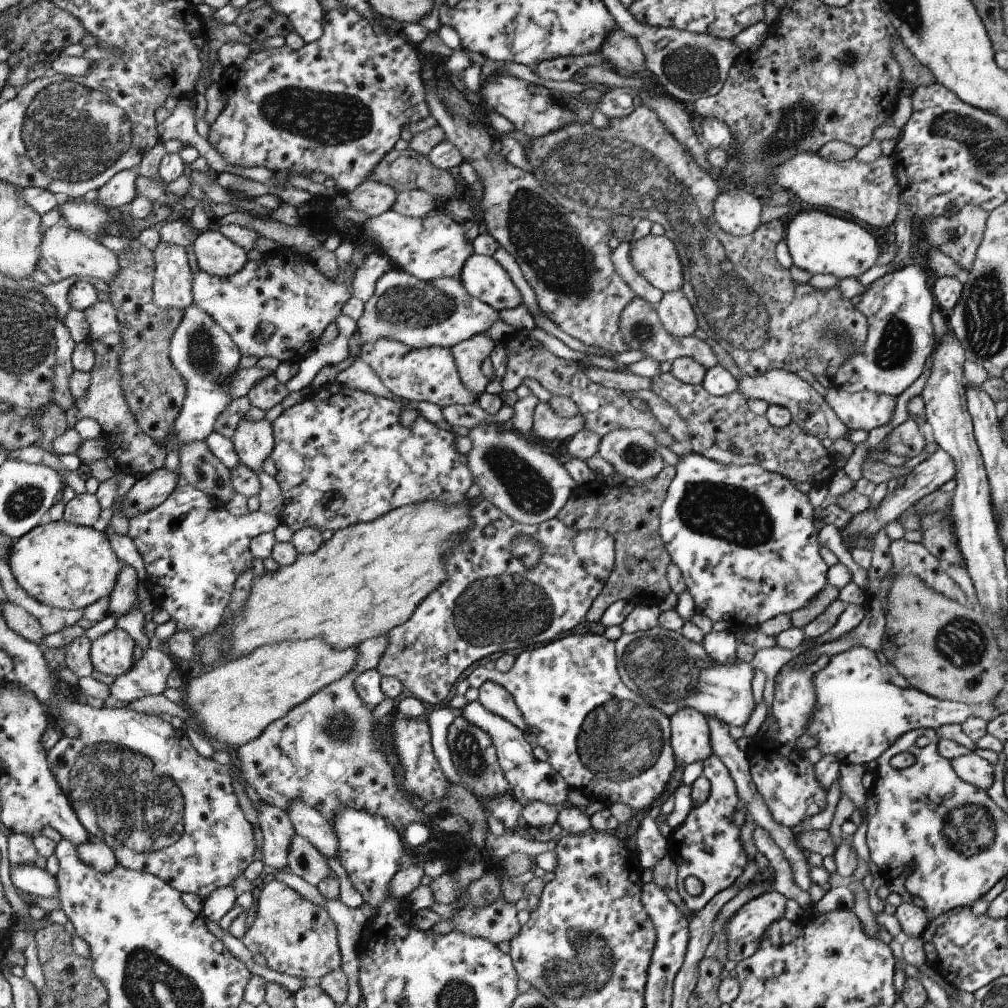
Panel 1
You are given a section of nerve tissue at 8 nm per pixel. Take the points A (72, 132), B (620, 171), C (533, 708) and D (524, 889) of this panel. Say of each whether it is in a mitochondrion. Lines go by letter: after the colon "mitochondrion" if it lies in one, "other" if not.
A: mitochondrion
B: mitochondrion
C: other
D: other

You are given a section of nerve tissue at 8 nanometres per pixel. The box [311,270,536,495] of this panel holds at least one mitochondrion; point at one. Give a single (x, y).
(416, 307)

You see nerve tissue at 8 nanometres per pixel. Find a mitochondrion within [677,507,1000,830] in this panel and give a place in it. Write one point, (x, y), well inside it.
(961, 642)

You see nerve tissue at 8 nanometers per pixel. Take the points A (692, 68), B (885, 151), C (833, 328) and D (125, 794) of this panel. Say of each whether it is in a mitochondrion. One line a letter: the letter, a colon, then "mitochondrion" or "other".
A: mitochondrion
B: other
C: mitochondrion
D: mitochondrion

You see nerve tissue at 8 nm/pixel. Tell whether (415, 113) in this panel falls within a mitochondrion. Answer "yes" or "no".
no

